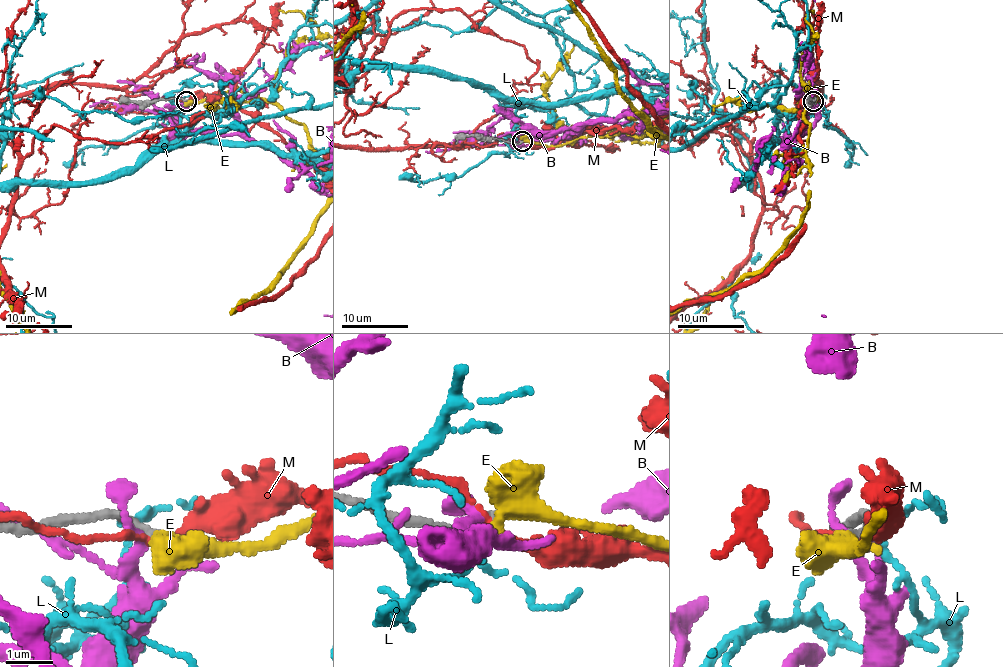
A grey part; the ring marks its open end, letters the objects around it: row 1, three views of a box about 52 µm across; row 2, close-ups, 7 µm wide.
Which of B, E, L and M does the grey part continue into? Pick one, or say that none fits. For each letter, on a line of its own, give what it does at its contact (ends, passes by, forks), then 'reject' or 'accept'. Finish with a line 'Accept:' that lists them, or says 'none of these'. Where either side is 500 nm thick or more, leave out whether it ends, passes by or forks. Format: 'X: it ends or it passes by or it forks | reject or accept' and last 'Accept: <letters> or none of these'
B: it forks | reject
E: it passes by | accept
L: it passes by | reject
M: it passes by | reject
Accept: E

